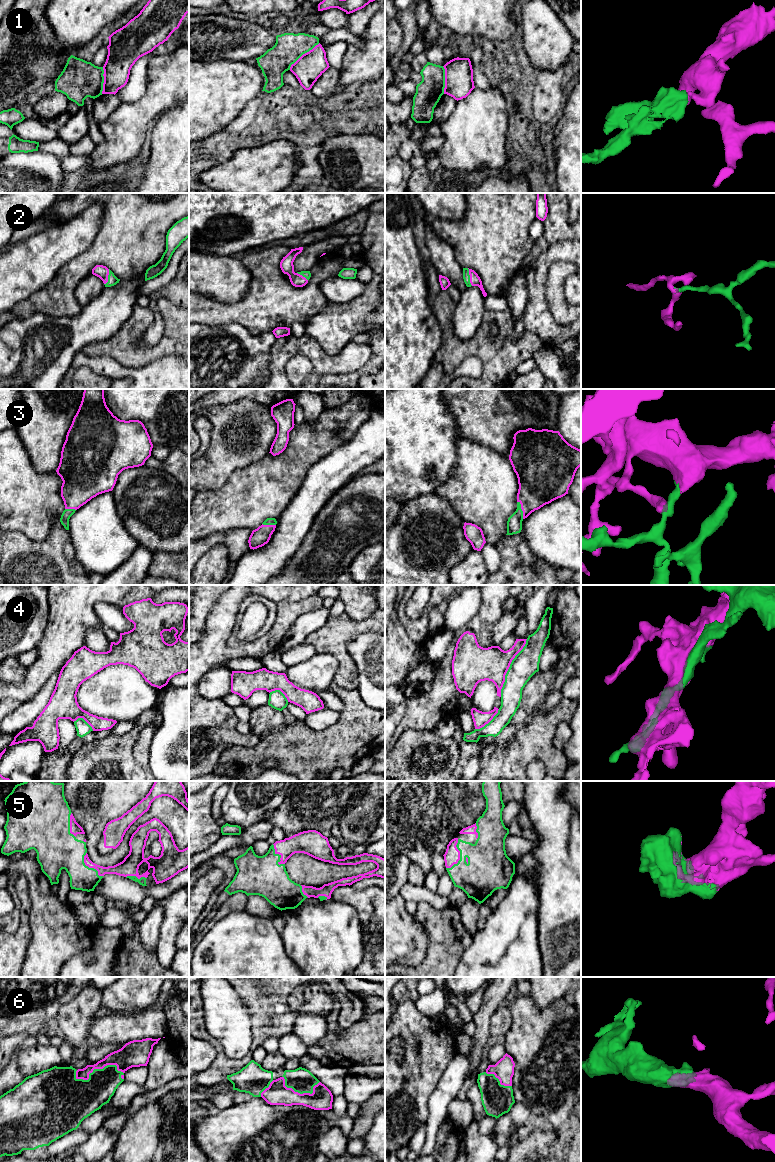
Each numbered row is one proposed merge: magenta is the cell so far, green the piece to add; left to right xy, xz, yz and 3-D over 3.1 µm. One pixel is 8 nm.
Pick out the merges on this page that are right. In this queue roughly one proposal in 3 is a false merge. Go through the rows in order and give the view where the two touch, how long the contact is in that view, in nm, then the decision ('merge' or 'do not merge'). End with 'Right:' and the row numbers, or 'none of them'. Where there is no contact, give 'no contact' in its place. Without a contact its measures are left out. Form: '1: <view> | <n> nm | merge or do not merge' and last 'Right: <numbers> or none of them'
1: xz | 320 nm | do not merge
2: yz | 150 nm | merge
3: yz | 150 nm | merge
4: yz | 500 nm | do not merge
5: yz | 260 nm | merge
6: xy | 400 nm | merge
Right: 2, 3, 5, 6

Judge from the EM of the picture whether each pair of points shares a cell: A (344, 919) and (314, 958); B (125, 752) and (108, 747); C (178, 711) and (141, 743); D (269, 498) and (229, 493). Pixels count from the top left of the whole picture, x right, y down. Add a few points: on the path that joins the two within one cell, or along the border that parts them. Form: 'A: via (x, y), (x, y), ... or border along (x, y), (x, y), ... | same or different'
A: via (334, 929), (325, 939), (324, 948) | same
B: via (121, 752), (112, 751) | same
C: border along (155, 732), (148, 755) | different
D: via (259, 495), (239, 495) | same

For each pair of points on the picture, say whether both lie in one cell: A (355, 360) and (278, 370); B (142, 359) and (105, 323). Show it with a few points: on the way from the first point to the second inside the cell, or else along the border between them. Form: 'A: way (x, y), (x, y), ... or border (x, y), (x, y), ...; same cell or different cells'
A: way (334, 361), (323, 361), (311, 349), (292, 349); same cell
B: border (130, 315), (110, 338), (99, 343); different cells

